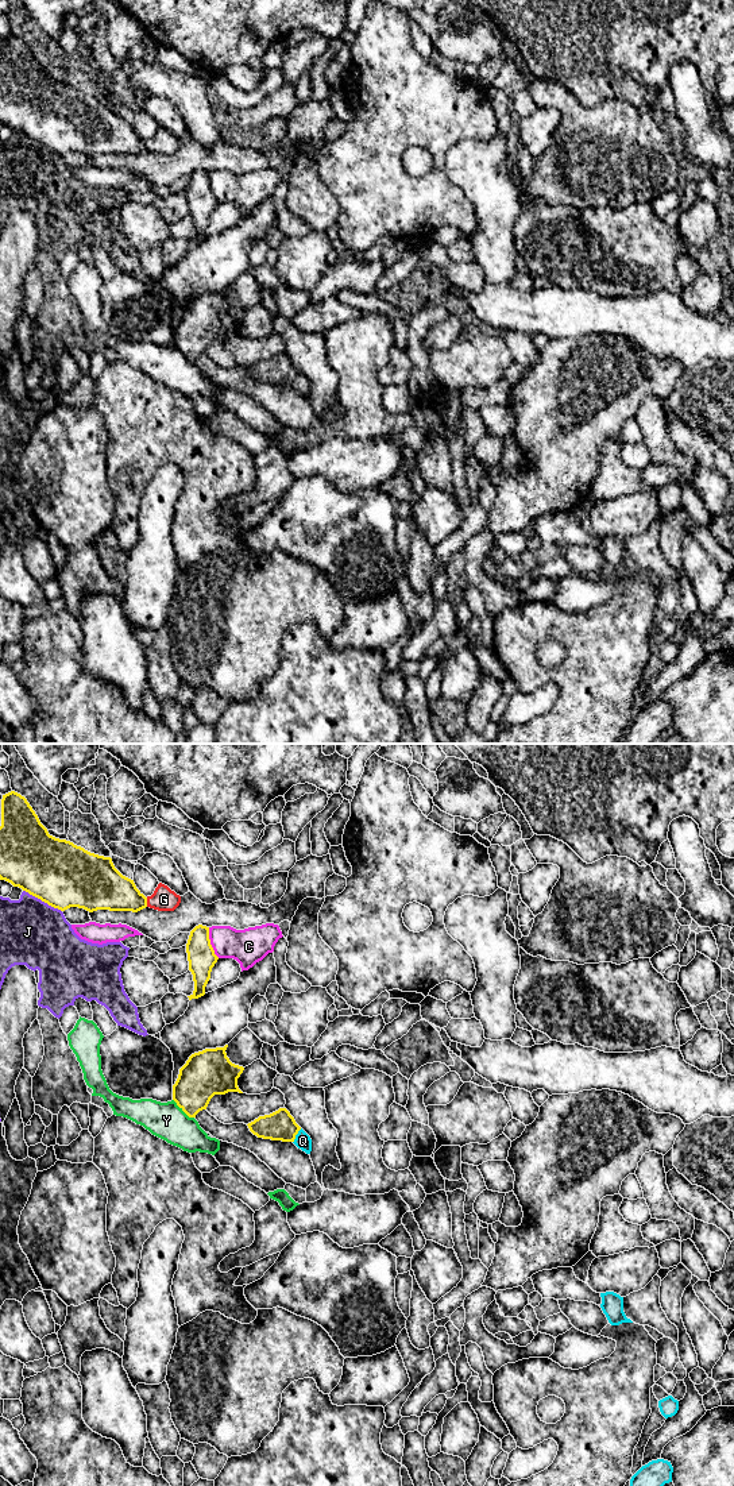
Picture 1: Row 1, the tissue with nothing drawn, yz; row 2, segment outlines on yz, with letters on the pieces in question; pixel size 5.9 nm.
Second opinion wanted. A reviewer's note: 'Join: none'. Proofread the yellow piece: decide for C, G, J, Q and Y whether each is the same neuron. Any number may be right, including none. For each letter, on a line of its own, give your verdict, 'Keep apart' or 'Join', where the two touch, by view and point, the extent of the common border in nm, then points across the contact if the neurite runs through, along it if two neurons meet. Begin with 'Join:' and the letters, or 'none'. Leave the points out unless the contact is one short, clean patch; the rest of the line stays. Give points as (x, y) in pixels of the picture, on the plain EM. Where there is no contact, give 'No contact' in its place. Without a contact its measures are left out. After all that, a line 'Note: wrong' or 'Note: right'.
Join: none
C: Keep apart. Touches yellow at yz (209, 186). Shared border 200 nm
G: Keep apart. Touches yellow at yz (146, 146). Shared border 60 nm
J: Keep apart. Touches yellow at yz (42, 145). Shared border 260 nm
Q: Keep apart. Touches yellow at yz (296, 378). Shared border 100 nm. Boundary: yz (301, 373), (293, 386)
Y: Keep apart. Touches yellow at yz (182, 354). Shared border 170 nm
Note: right

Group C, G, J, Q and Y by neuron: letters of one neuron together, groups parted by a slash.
C / G / J / Q / Y

